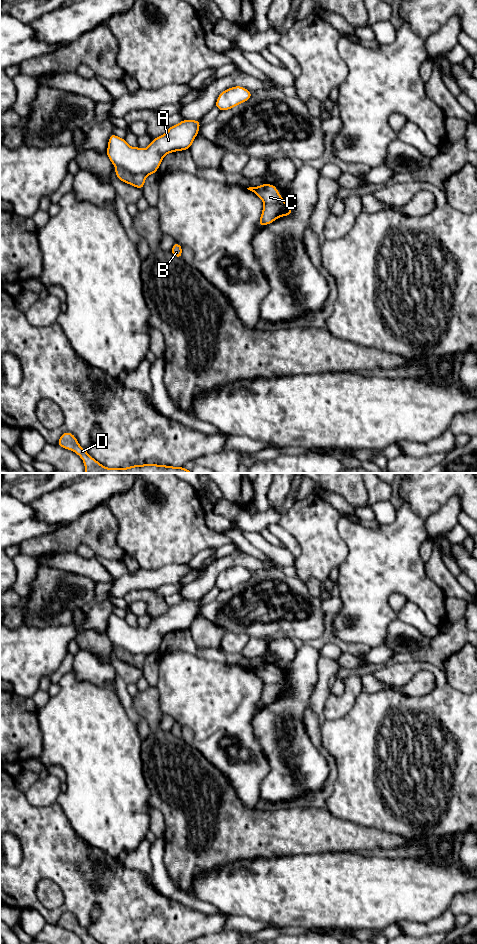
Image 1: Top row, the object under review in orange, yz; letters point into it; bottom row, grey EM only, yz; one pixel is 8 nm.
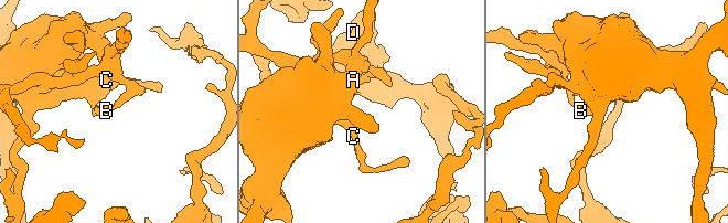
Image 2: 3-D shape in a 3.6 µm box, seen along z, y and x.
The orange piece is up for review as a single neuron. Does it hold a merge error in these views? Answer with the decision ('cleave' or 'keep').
keep

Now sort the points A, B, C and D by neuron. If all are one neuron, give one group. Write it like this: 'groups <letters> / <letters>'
groups A B C D

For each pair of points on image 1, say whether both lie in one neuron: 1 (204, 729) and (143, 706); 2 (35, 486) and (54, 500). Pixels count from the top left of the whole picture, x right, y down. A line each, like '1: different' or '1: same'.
1: different
2: different

